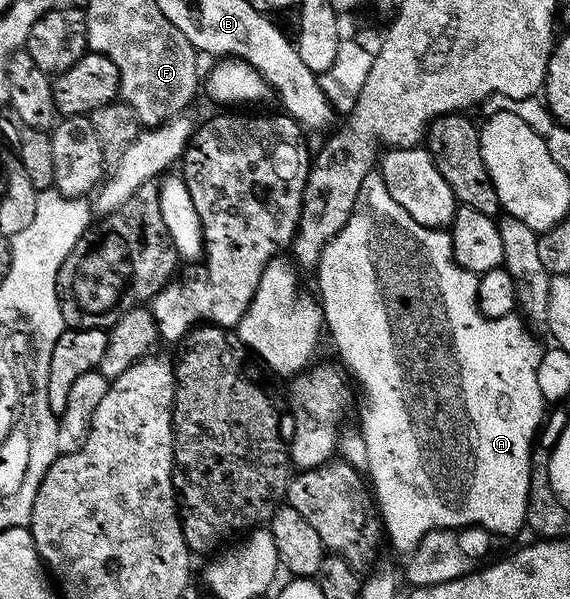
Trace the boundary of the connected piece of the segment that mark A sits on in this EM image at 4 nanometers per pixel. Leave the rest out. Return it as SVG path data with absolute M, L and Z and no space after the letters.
M369 176L358 191L354 213L348 222L326 245L318 259L318 292L324 324L328 336L334 339L344 363L350 367L362 392L366 395L366 409L362 412L360 431L368 446L366 468L370 472L372 495L382 517L385 535L390 544L401 554L409 553L412 541L433 528L485 528L498 536L510 536L525 527L528 506L528 490L531 484L531 450L546 416L546 401L536 382L536 370L544 348L526 330L525 321L515 313L491 319L478 309L478 276L467 268L461 268L454 258L454 247L449 231L441 228L425 228L388 194L381 178Z

